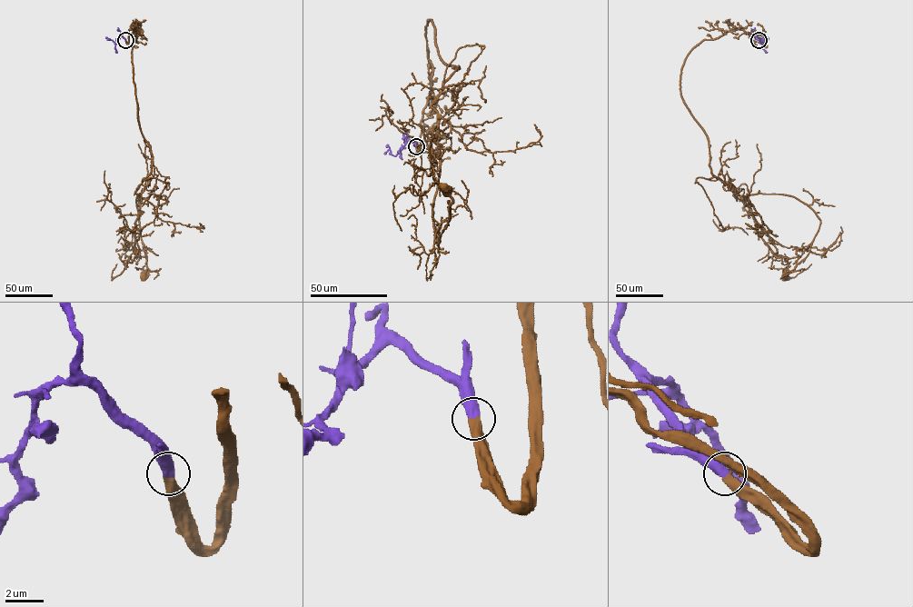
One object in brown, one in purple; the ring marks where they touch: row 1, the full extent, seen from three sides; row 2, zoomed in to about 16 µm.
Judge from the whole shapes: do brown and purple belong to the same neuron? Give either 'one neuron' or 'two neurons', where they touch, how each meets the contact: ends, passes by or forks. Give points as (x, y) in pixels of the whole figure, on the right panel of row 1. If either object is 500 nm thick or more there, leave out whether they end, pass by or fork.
one neuron; place (759, 40)

